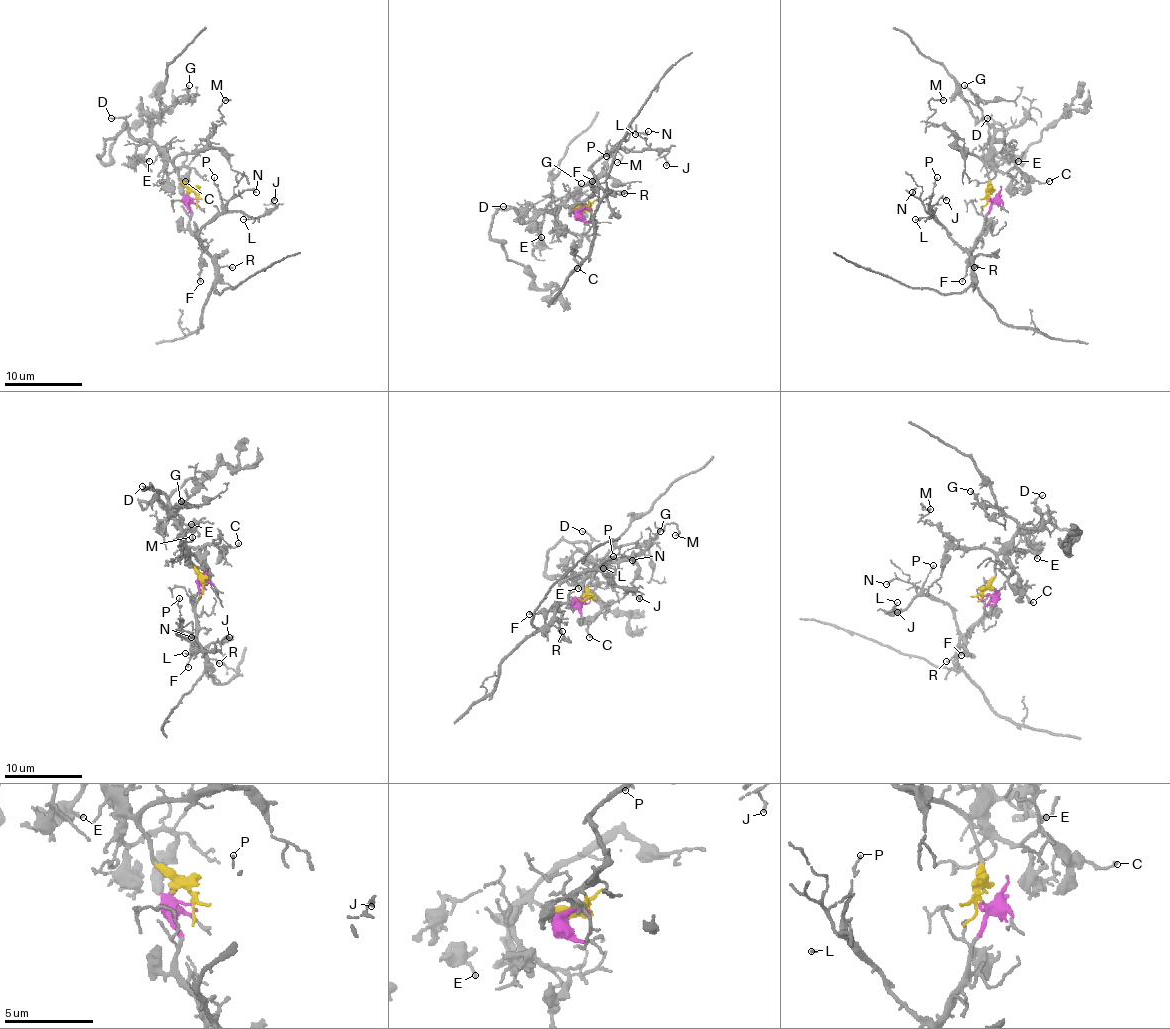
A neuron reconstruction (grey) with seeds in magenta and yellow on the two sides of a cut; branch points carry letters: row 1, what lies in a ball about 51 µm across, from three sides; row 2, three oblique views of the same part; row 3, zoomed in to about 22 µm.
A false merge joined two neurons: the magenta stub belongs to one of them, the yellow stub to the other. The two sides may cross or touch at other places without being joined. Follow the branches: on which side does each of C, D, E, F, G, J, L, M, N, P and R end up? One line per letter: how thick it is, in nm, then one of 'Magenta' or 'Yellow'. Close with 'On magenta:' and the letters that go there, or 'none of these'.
C: Thickness 140 nm. Yellow
D: Thickness 100 nm. Yellow
E: Thickness 150 nm. Yellow
F: Thickness 130 nm. Magenta
G: Thickness 190 nm. Yellow
J: Thickness 140 nm. Magenta
L: Thickness 110 nm. Magenta
M: Thickness 140 nm. Yellow
N: Thickness 170 nm. Magenta
P: Thickness 110 nm. Magenta
R: Thickness 150 nm. Magenta
On magenta: F, J, L, N, P, R

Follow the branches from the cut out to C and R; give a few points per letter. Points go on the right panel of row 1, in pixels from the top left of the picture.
C: (987, 200), (987, 161), (1002, 173), (1014, 167), (1036, 181), (1049, 181)
R: (989, 200), (991, 204), (983, 233), (969, 253), (973, 266)

